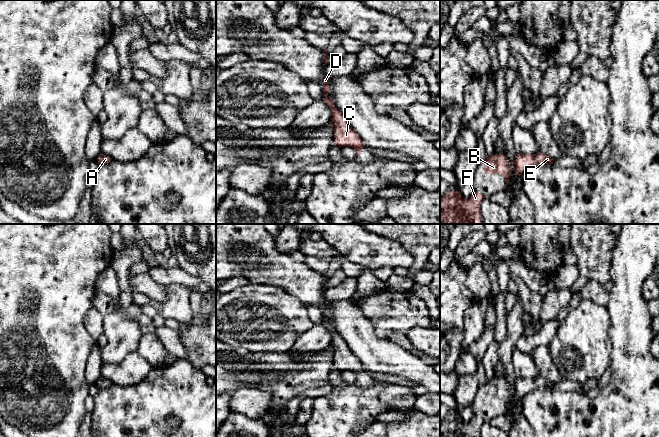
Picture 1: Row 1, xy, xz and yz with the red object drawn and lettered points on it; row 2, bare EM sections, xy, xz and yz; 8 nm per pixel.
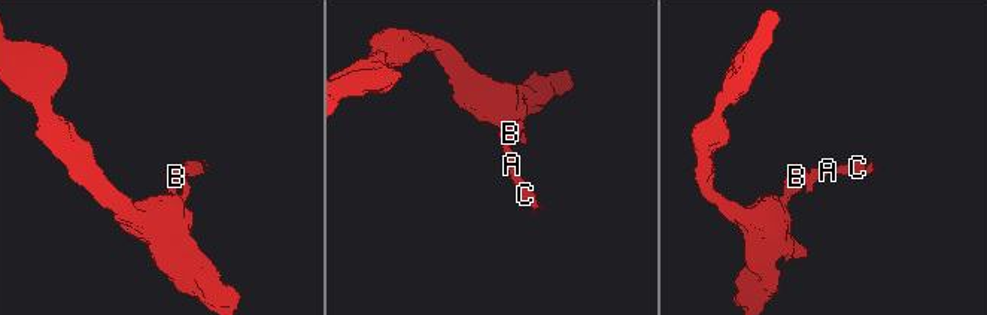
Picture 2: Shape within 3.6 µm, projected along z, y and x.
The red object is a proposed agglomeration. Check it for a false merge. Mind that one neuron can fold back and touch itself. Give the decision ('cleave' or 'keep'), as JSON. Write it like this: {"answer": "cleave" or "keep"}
{"answer": "keep"}

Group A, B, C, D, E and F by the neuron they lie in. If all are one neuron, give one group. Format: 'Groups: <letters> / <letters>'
Groups: A B C D E F

